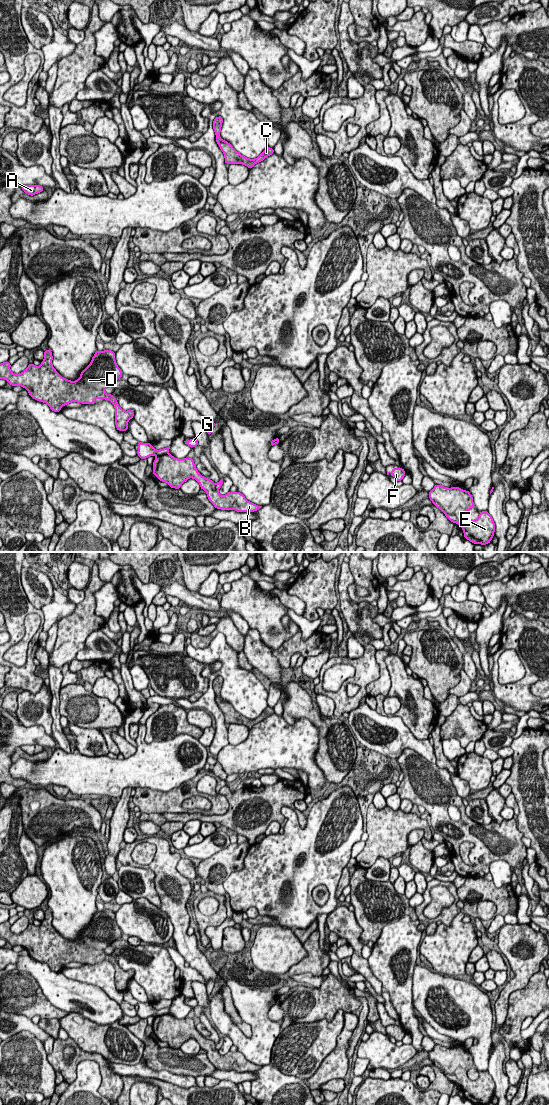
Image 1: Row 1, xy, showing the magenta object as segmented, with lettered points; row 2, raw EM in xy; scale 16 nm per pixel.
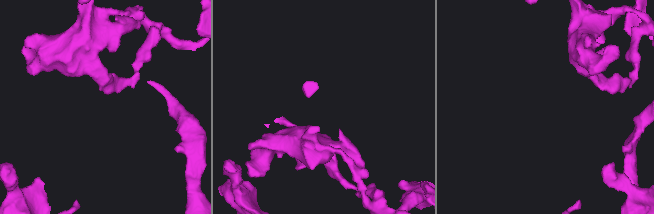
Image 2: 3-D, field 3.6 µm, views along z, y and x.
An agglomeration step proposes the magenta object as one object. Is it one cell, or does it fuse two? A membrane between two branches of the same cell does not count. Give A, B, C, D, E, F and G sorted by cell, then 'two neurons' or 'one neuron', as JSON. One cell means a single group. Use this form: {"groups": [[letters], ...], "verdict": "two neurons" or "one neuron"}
{"groups": [["A", "B", "C", "D", "E", "F", "G"]], "verdict": "one neuron"}

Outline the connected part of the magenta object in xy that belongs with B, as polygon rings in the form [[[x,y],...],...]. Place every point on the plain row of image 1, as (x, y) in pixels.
[[[138,1002],[138,1006],[137,1015],[140,1019],[147,1019],[153,1015],[156,1016],[153,1022],[153,1034],[159,1041],[166,1042],[171,1048],[180,1049],[184,1042],[189,1038],[193,1038],[199,1043],[200,1048],[206,1052],[209,1061],[217,1069],[254,1072],[262,1067],[248,1061],[238,1051],[229,1051],[226,1055],[222,1056],[218,1050],[223,1044],[223,1039],[220,1039],[215,1044],[212,1040],[202,1036],[196,1029],[193,1018],[175,1018],[169,1013],[170,1006],[160,1010],[154,1009],[149,1002]]]

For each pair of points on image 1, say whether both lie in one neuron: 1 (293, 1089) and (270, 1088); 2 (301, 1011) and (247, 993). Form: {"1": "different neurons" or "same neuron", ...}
{"1": "same neuron", "2": "different neurons"}

